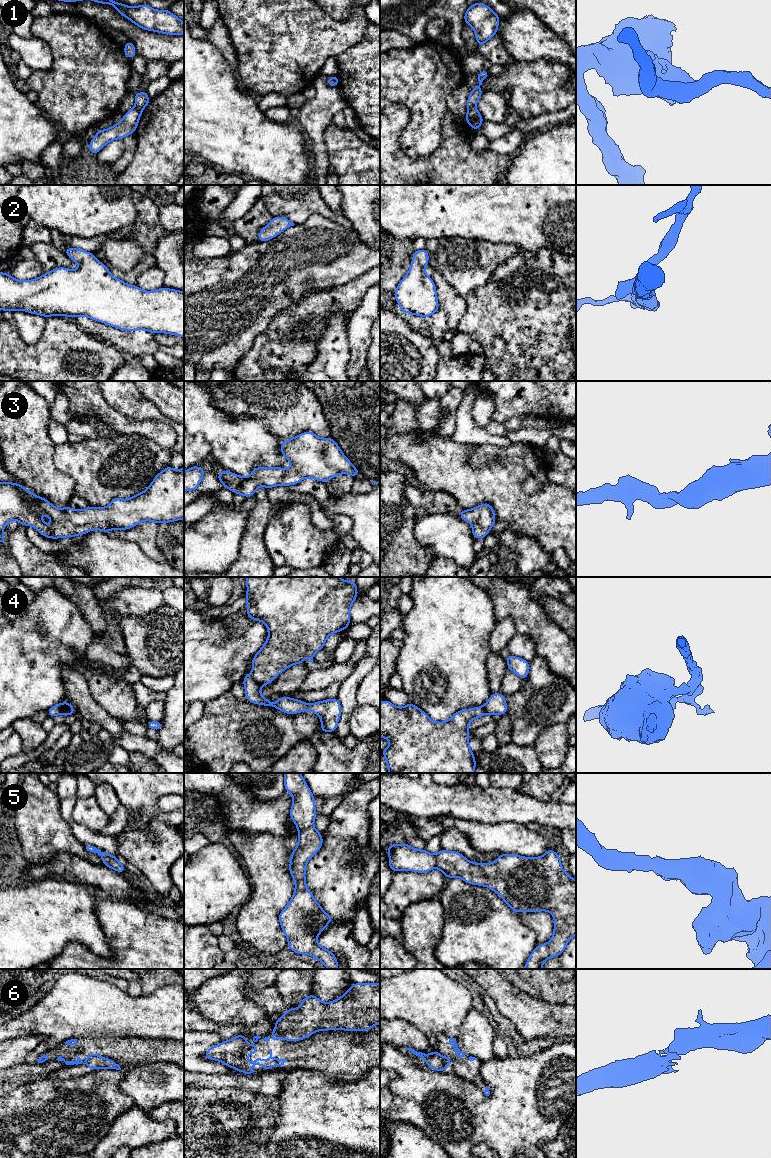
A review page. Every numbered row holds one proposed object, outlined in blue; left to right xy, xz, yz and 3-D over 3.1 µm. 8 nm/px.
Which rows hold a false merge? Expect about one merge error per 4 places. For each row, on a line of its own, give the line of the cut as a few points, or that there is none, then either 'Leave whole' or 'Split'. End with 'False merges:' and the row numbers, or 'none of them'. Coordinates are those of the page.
1: Split along xy (135, 106), (141, 111). Split
2: No split. Leave whole
3: No split. Leave whole
4: Split along xz (251, 675), (261, 685). Split
5: No split. Leave whole
6: Split along xz (274, 1029), (279, 1032). Split
False merges: 1, 4, 6

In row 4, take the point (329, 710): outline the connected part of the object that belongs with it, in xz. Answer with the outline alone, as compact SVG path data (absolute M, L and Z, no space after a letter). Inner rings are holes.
M250 673L245 675L242 683L247 700L253 704L274 707L285 714L298 714L307 710L320 717L321 732L335 732L337 729L342 713L341 704L337 698L306 704L304 701L284 695L276 702L271 703L268 698L260 695L262 685L258 684Z

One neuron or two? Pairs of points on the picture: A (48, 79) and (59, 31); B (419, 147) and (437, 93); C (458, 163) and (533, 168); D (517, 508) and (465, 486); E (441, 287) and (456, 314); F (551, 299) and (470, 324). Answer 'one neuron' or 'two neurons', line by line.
A: one neuron
B: one neuron
C: two neurons
D: one neuron
E: one neuron
F: one neuron

